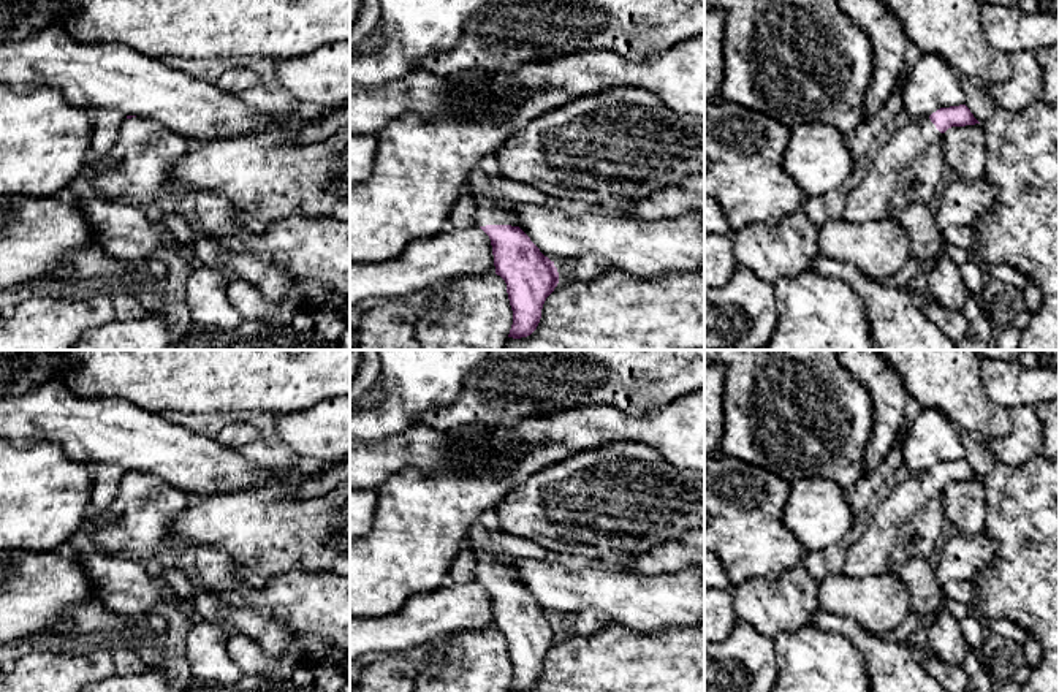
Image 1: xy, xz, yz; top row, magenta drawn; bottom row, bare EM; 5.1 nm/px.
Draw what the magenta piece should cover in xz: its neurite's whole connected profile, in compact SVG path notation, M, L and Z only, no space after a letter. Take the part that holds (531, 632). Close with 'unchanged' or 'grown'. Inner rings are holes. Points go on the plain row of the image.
M480 529L469 535L465 546L478 559L476 581L489 591L495 629L507 638L513 665L508 692L527 692L537 684L543 659L559 638L557 622L510 572L514 557L494 546Z; grown

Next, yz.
M966 459L901 477L875 508L863 537L848 549L842 572L860 578L894 573L907 561L928 561L948 527L942 510L943 488L975 478L980 477Z; grown

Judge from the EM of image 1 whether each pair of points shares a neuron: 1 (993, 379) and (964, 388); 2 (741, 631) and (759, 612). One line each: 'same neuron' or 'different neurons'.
1: different neurons
2: different neurons

